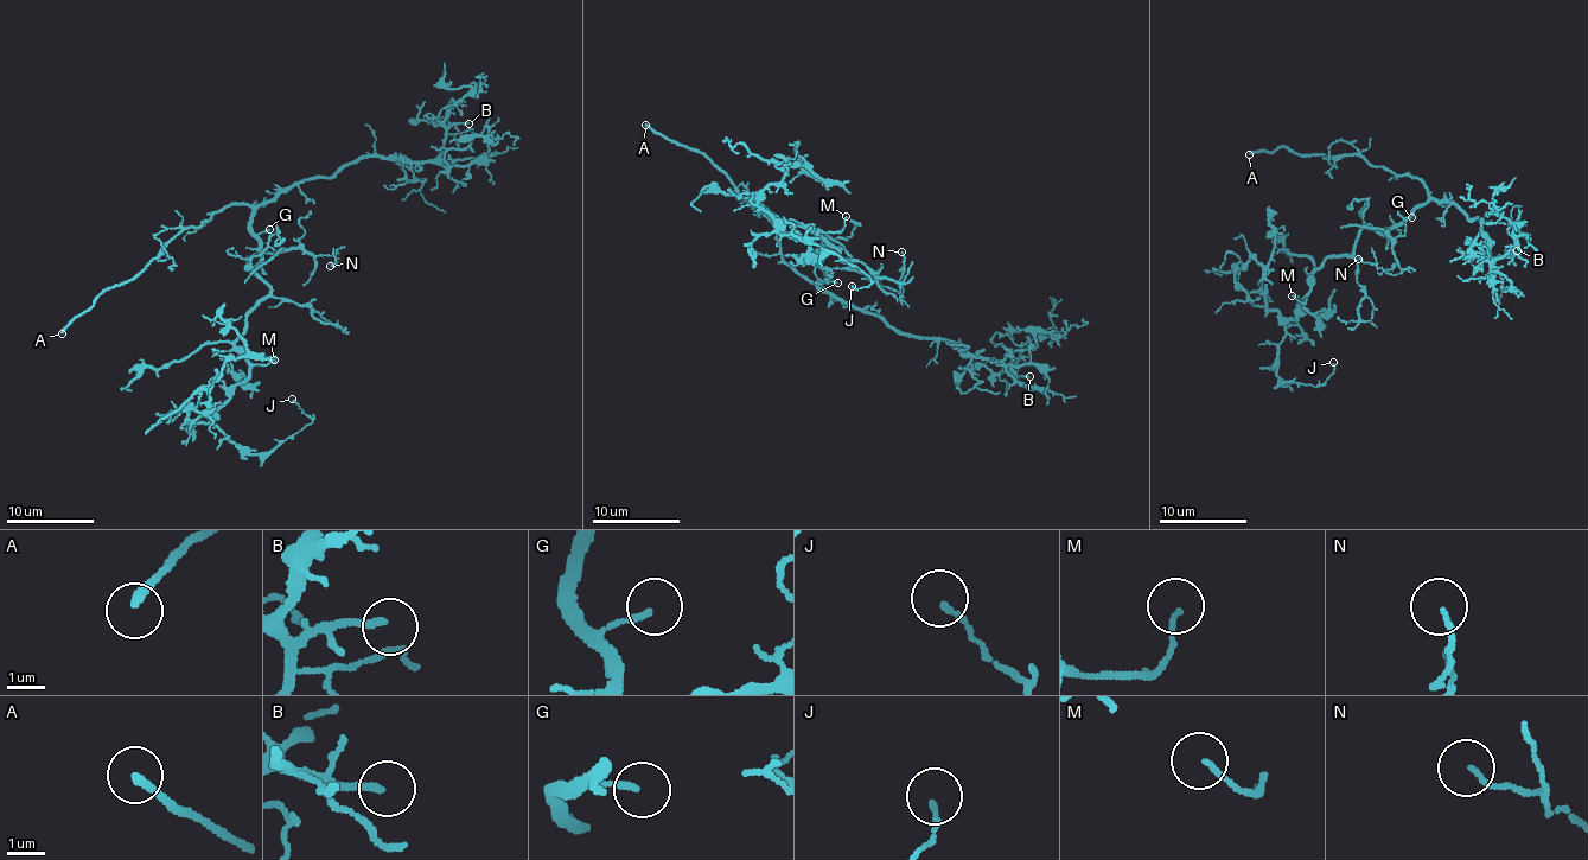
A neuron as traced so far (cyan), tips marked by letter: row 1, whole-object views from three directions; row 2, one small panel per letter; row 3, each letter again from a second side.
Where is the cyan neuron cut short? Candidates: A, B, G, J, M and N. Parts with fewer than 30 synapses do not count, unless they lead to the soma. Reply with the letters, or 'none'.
A, B

